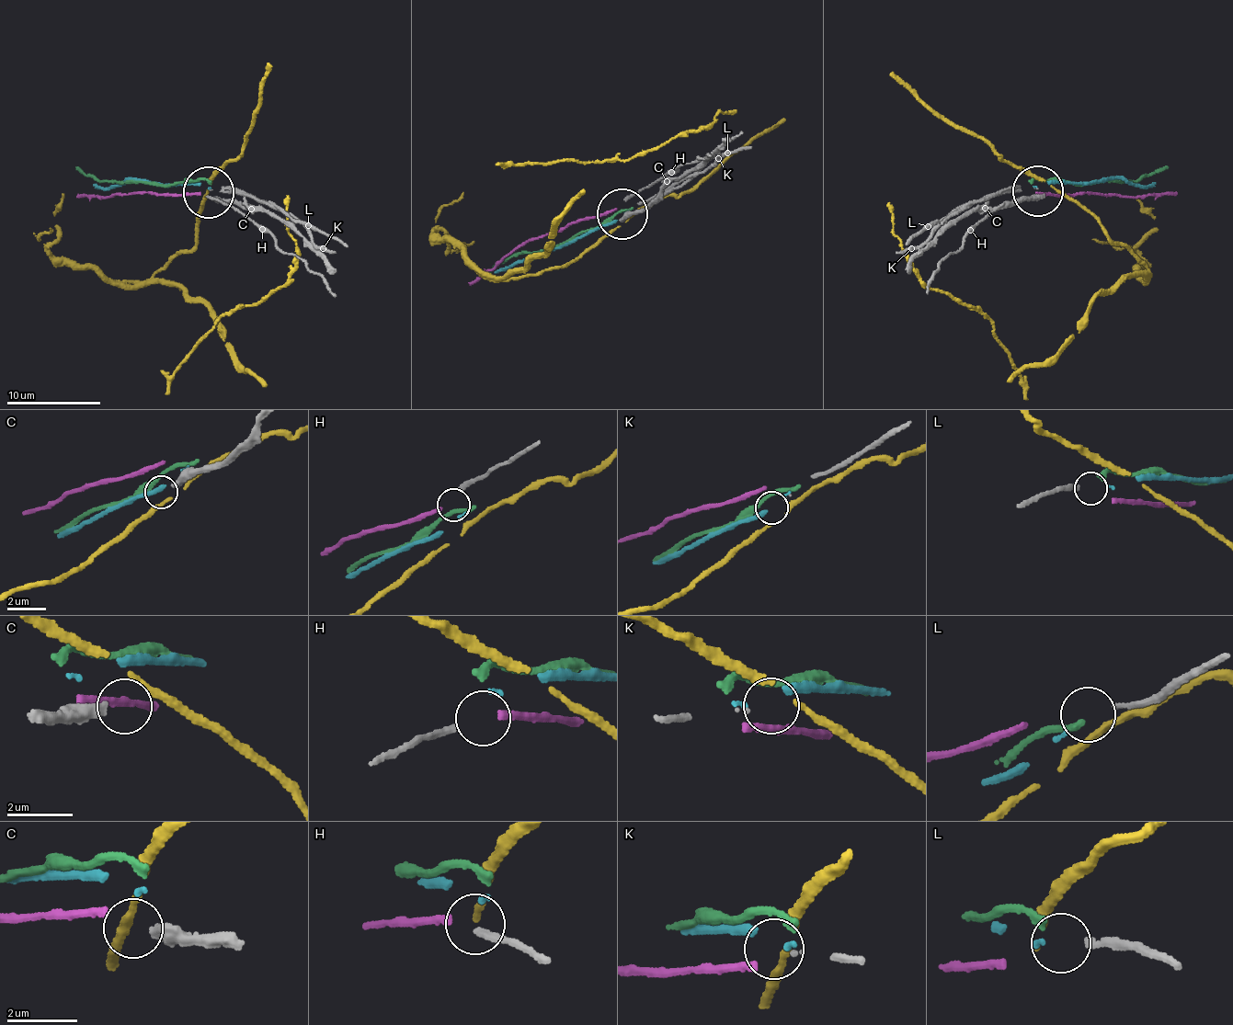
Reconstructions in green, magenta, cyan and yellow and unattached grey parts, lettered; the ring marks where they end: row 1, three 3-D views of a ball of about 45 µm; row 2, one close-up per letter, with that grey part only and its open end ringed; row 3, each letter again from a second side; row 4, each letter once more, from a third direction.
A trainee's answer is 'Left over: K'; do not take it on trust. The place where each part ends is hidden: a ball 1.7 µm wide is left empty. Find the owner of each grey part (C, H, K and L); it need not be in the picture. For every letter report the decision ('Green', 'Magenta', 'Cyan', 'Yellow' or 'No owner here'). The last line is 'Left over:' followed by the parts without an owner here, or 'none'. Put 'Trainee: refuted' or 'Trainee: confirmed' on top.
Trainee: refuted
C: No owner here
H: Magenta
K: No owner here
L: Cyan
Left over: C, K

